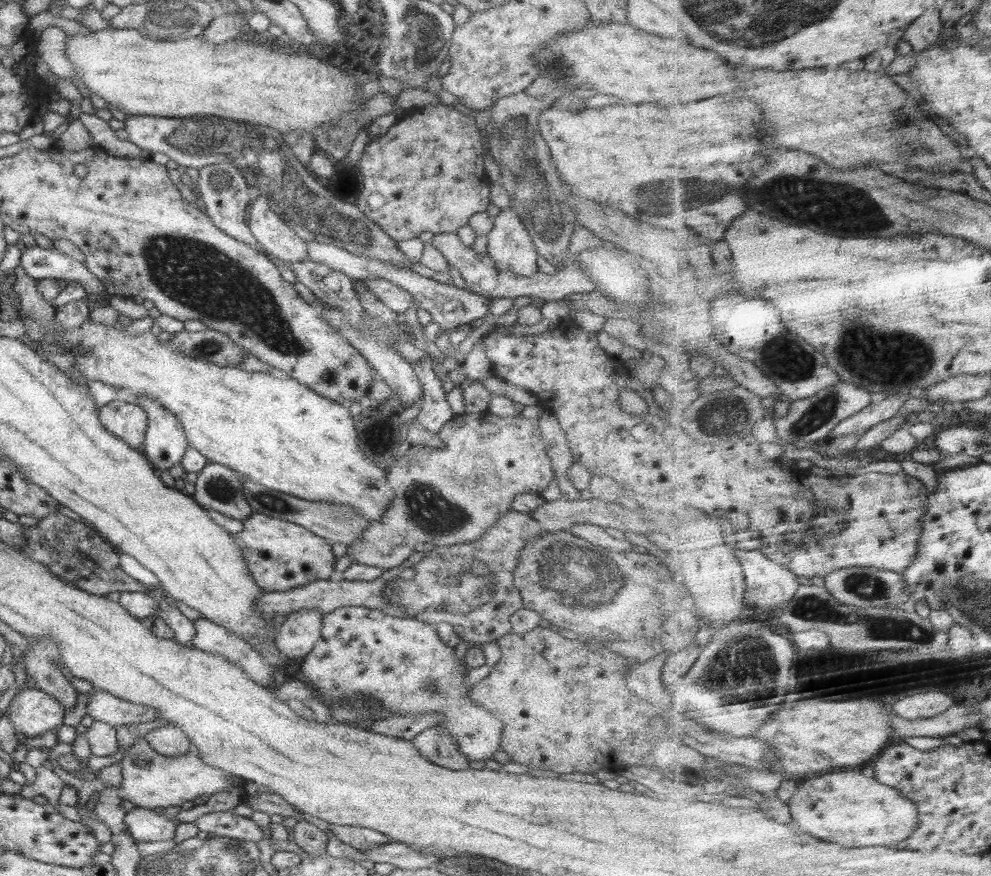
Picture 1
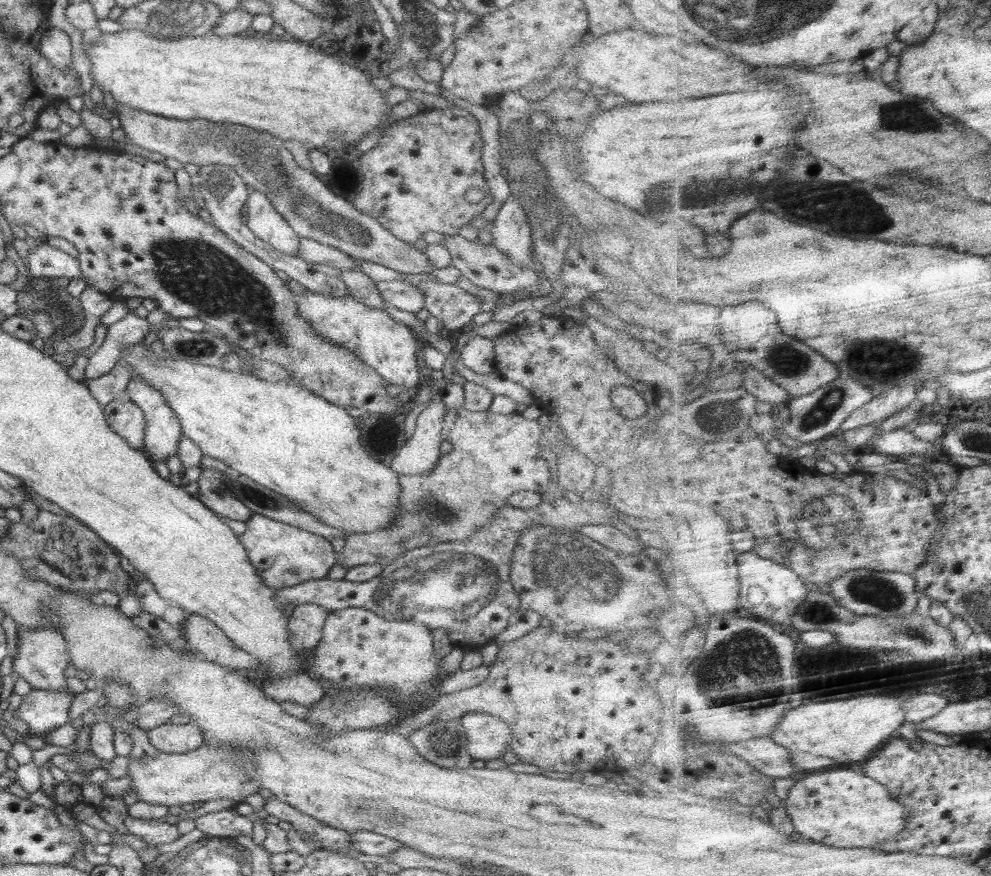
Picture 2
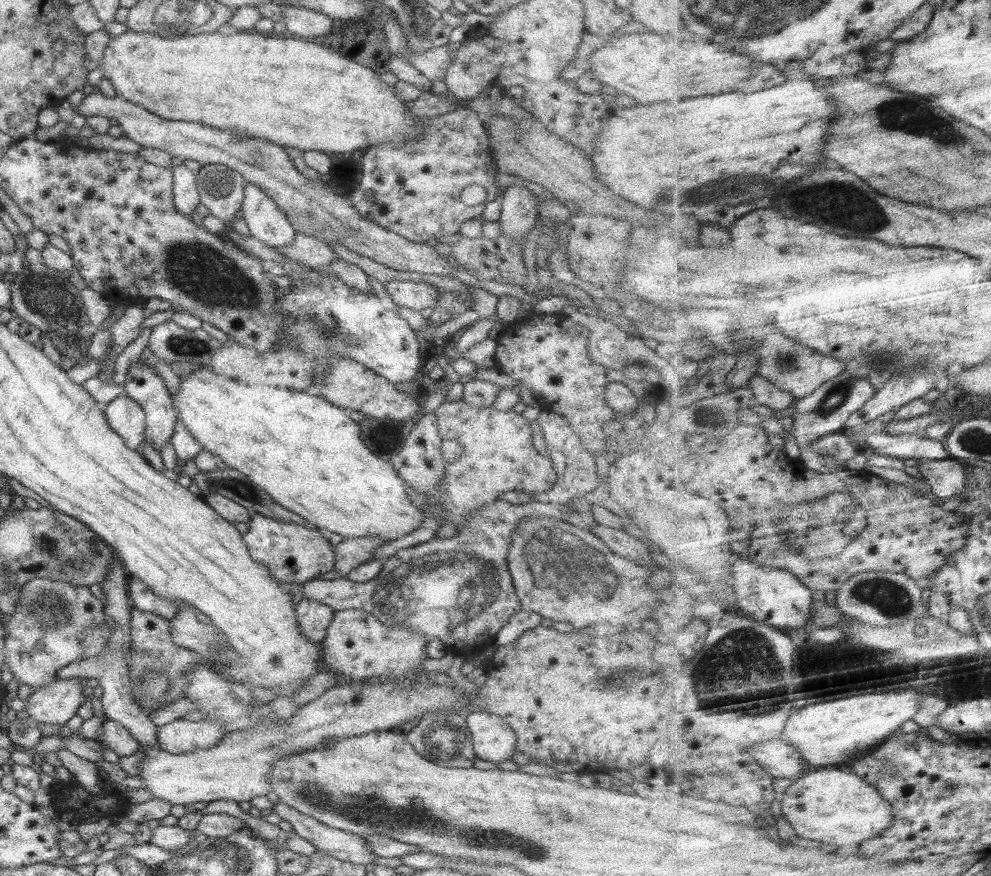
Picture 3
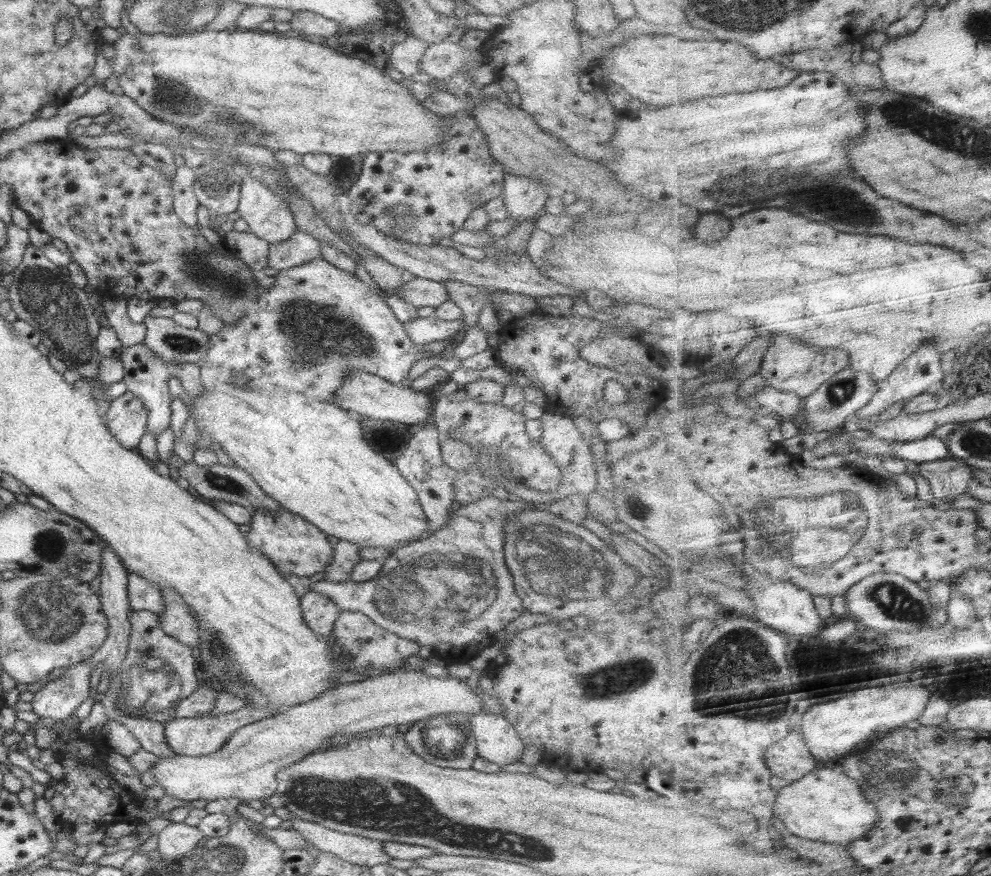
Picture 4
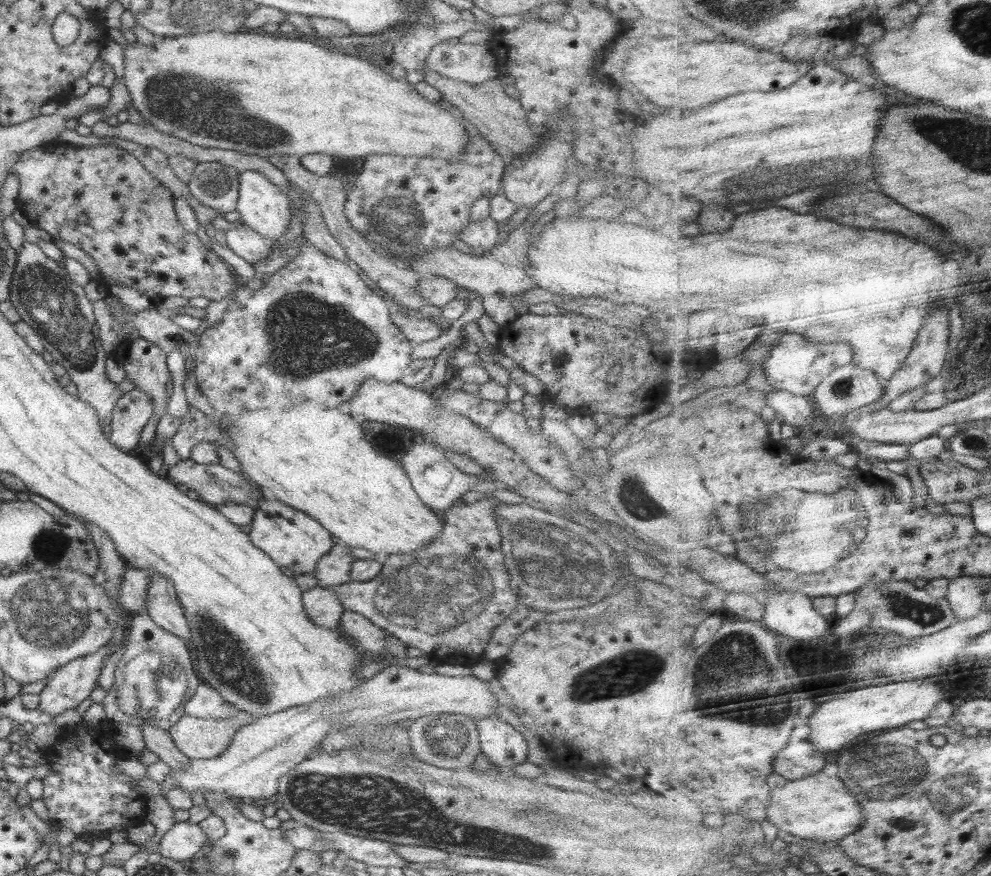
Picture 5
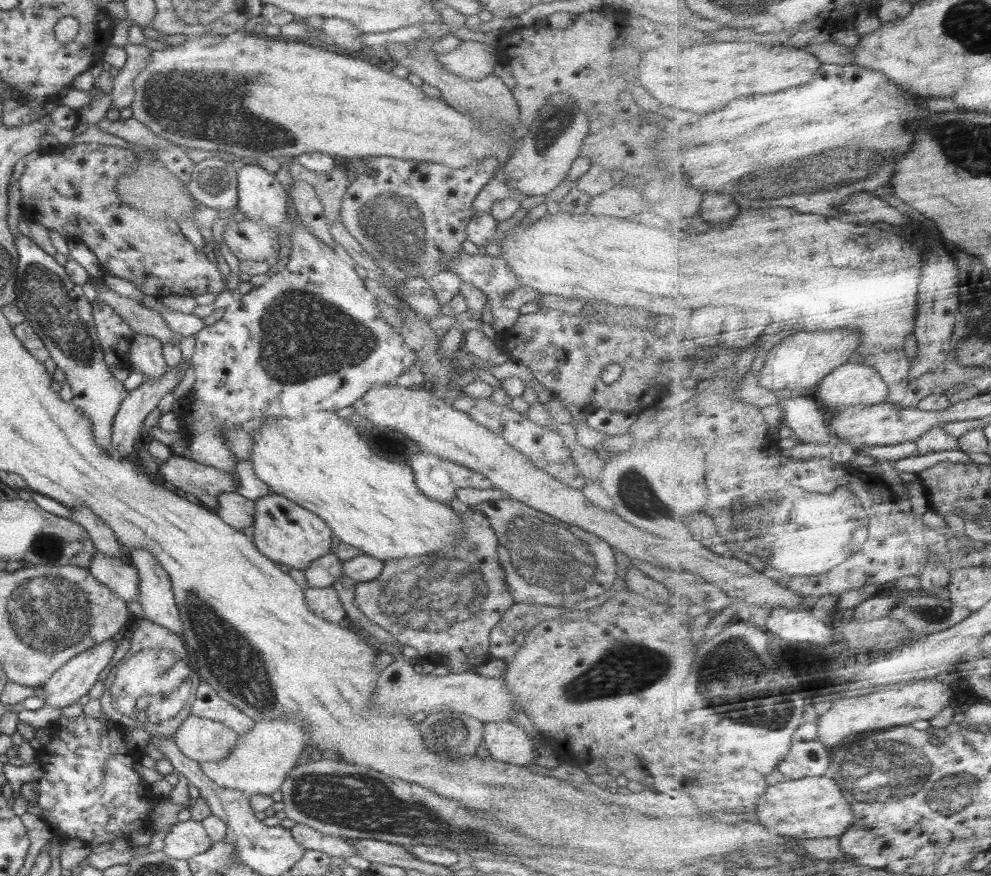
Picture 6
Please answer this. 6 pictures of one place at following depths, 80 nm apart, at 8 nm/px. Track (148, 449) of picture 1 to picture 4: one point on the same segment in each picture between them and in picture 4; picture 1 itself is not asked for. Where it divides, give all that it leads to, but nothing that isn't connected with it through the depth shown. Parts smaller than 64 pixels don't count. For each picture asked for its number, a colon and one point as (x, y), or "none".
2: (162, 429)
3: (143, 384)
4: (147, 376)

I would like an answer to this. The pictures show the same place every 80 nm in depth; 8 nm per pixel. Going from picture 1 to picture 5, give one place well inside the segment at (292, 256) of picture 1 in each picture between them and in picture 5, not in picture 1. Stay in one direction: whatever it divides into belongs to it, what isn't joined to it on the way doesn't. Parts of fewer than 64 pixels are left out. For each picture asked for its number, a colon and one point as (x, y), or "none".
2: (262, 218)
3: (267, 222)
4: (267, 215)
5: (262, 205)

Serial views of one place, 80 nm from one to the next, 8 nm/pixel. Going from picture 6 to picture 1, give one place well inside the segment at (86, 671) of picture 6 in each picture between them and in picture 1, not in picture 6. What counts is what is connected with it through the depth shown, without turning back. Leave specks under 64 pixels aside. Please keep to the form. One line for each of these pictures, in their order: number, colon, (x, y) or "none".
1: (33, 712)
2: (41, 711)
3: (55, 703)
4: (59, 698)
5: (69, 685)

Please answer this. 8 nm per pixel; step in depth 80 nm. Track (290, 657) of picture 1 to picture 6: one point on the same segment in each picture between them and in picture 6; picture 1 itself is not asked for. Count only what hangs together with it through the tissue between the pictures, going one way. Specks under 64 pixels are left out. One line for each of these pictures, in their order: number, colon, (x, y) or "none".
2: (305, 626)
3: (313, 617)
4: (319, 612)
5: (322, 605)
6: (324, 602)

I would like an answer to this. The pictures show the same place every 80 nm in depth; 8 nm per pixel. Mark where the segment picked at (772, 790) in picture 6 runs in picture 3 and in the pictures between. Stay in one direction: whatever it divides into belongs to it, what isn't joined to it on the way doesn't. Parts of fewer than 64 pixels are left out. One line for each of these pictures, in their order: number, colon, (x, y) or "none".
3: (829, 805)
4: (826, 806)
5: (821, 807)

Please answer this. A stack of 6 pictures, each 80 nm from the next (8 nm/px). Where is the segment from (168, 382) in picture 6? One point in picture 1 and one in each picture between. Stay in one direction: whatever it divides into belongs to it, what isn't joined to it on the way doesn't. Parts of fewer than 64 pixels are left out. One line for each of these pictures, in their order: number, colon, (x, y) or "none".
1: (127, 421)
2: (125, 418)
3: (126, 417)
4: (127, 417)
5: (133, 410)

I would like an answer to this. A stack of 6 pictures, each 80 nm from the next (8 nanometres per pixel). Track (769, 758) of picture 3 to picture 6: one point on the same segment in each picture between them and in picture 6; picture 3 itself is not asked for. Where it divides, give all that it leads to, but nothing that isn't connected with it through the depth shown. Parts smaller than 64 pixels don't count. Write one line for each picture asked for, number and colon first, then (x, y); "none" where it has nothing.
4: (791, 758)
5: (801, 759)
6: (810, 757)

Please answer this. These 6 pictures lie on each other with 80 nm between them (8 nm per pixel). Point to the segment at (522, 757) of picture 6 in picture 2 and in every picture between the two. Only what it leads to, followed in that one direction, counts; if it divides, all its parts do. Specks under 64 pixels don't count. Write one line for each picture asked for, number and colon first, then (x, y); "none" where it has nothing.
2: (487, 736)
3: (493, 740)
4: (496, 740)
5: (503, 746)

